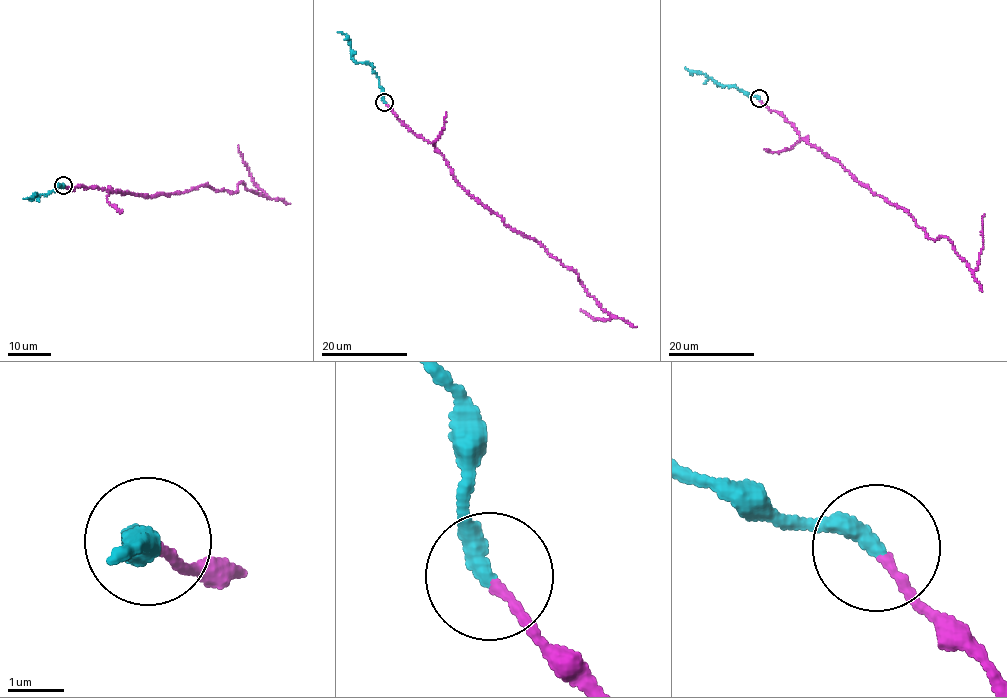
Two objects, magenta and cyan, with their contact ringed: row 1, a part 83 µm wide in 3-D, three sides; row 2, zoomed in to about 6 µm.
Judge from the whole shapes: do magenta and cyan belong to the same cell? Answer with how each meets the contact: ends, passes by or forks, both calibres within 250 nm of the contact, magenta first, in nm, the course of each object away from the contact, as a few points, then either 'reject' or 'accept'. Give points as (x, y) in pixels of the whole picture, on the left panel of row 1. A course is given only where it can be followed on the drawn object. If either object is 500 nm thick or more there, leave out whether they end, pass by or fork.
magenta ends; cyan ends; calibres 150 and 340 nm; course magenta (63, 186), (148, 197), (205, 184), (233, 192), (242, 182), (267, 196), (238, 146); course cyan (63, 185), (58, 185), (48, 194), (34, 193), (24, 198); reject

